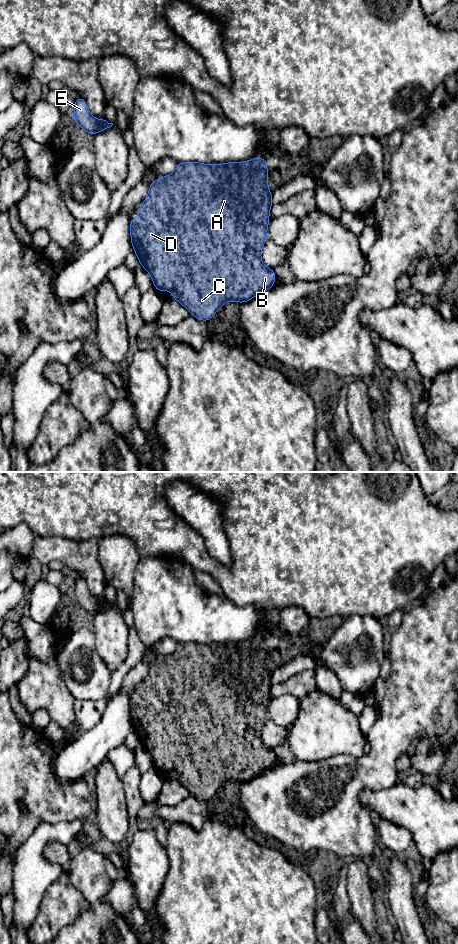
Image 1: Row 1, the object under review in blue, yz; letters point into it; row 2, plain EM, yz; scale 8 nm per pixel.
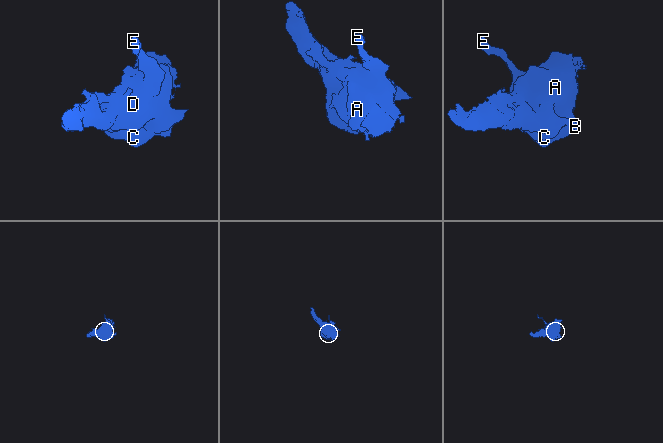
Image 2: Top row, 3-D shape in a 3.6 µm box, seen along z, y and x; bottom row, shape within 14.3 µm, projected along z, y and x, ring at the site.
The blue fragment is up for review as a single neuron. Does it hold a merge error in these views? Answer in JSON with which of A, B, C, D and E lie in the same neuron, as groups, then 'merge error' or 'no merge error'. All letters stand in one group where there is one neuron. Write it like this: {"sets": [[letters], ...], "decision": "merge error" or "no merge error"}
{"sets": [["A", "B", "C", "D", "E"]], "decision": "no merge error"}

